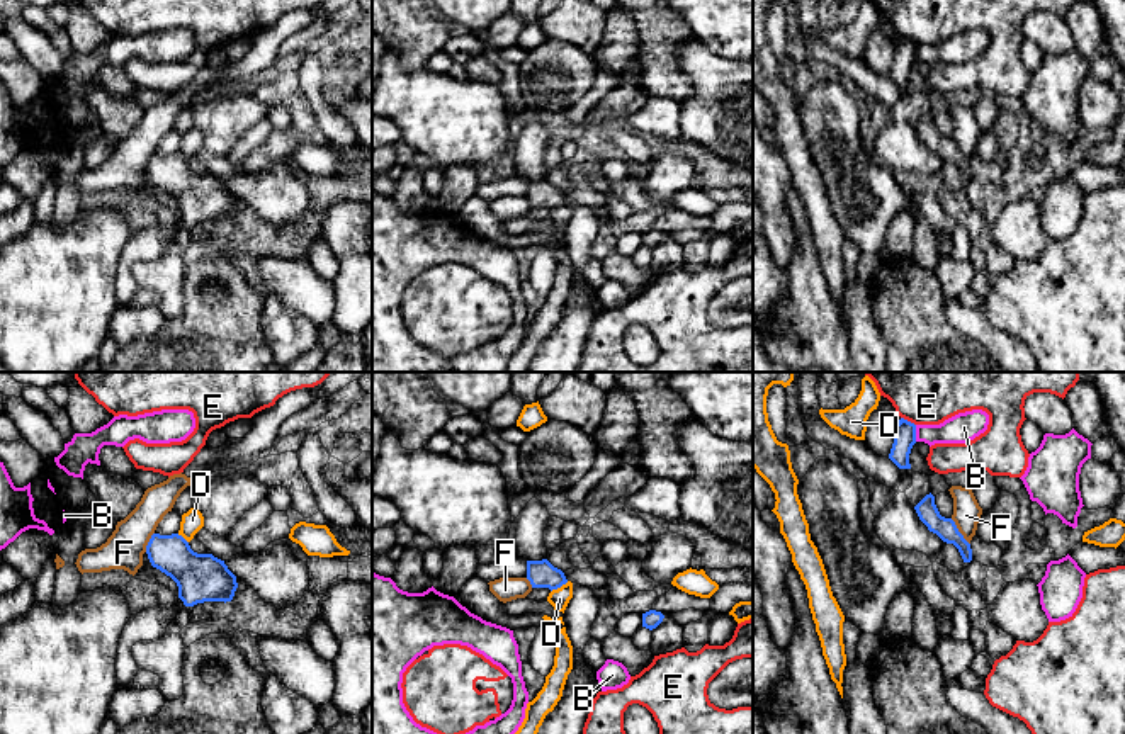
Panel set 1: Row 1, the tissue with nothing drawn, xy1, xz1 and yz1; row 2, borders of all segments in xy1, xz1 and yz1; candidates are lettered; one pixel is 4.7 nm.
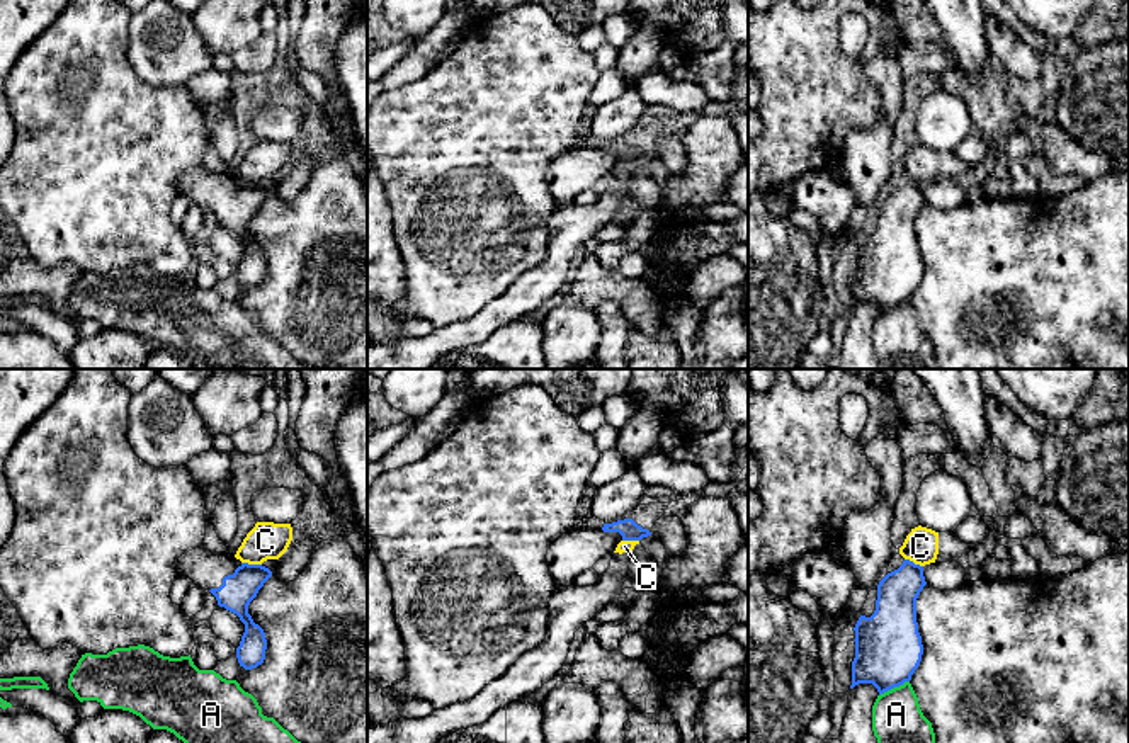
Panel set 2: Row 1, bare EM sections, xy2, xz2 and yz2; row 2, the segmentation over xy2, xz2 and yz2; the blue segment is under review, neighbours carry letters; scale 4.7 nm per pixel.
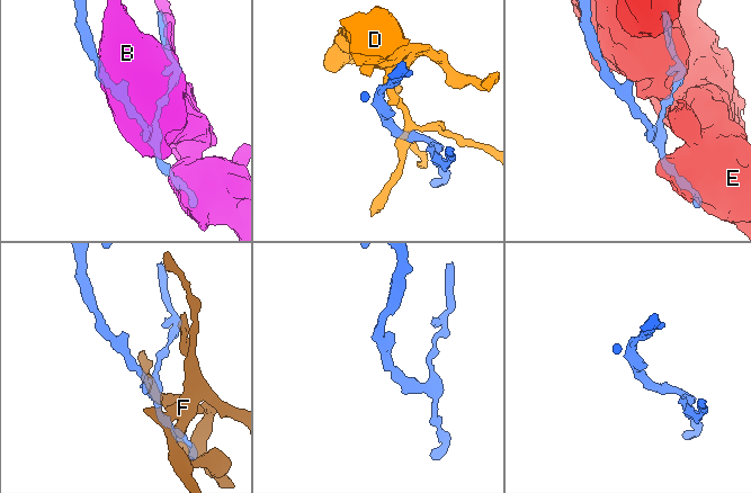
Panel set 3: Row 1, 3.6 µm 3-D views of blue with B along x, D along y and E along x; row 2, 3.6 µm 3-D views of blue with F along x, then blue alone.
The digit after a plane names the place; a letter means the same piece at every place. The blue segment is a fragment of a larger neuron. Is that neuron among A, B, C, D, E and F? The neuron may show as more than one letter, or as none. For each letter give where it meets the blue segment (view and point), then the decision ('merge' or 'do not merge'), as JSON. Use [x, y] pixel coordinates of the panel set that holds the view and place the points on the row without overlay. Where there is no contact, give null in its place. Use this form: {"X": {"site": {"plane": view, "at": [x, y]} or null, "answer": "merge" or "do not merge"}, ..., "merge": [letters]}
{"A": {"site": {"plane": "yz2", "at": [893, 306]}, "answer": "do not merge"}, "B": {"site": {"plane": "yz1", "at": [915, 53]}, "answer": "do not merge"}, "C": {"site": {"plane": "xy2", "at": [252, 184]}, "answer": "do not merge"}, "D": {"site": {"plane": "xz1", "at": [559, 206]}, "answer": "do not merge"}, "E": {"site": {"plane": "yz1", "at": [906, 39]}, "answer": "do not merge"}, "F": {"site": {"plane": "yz1", "at": [959, 152]}, "answer": "do not merge"}, "merge": []}

